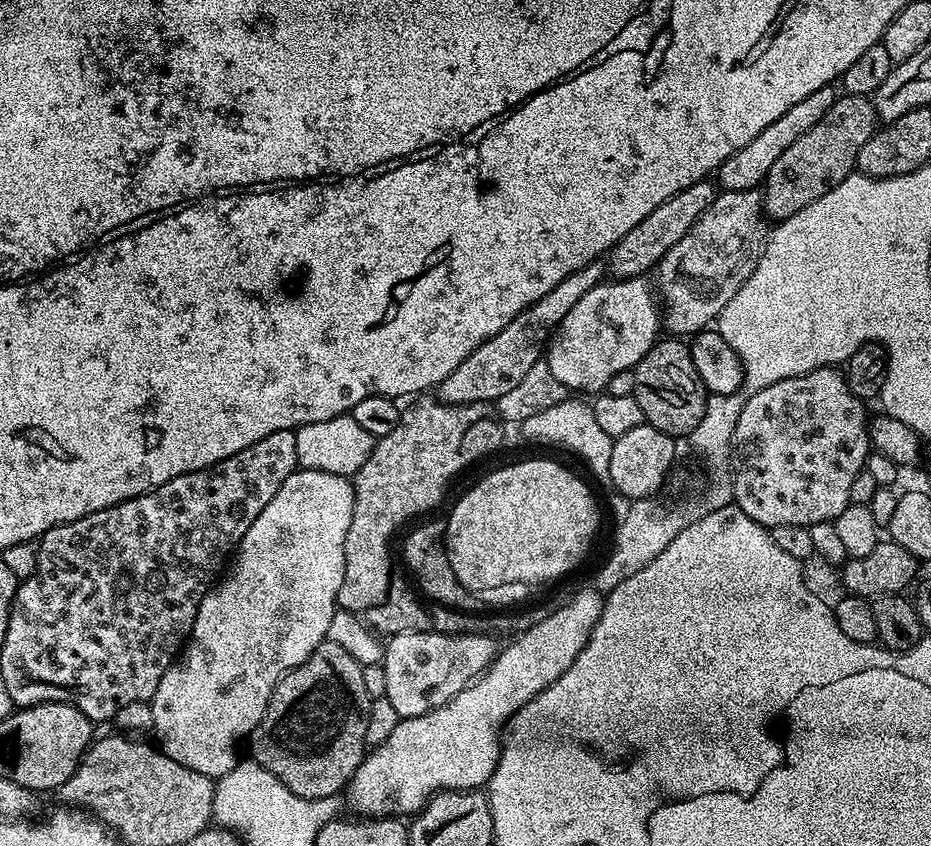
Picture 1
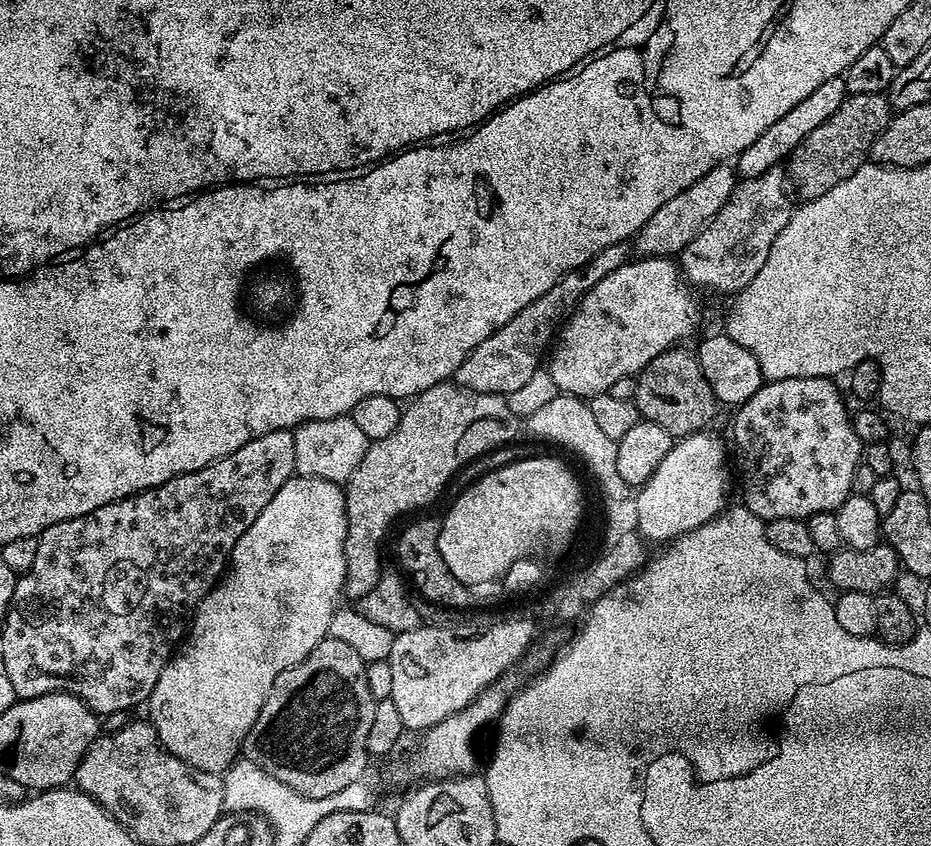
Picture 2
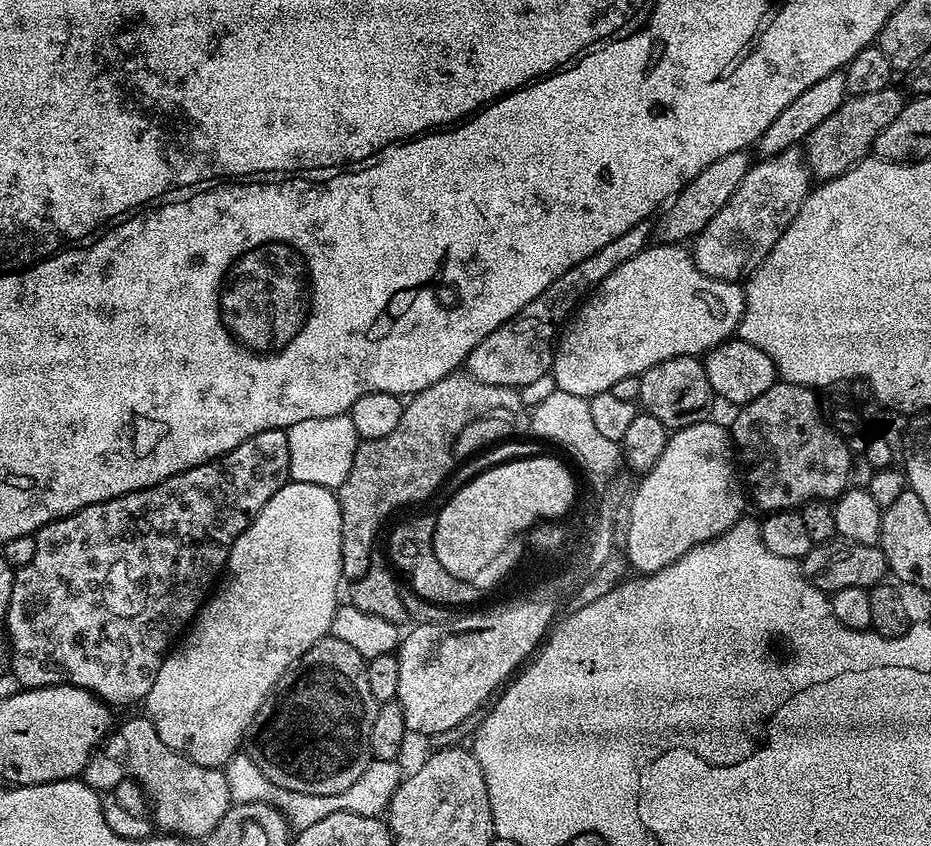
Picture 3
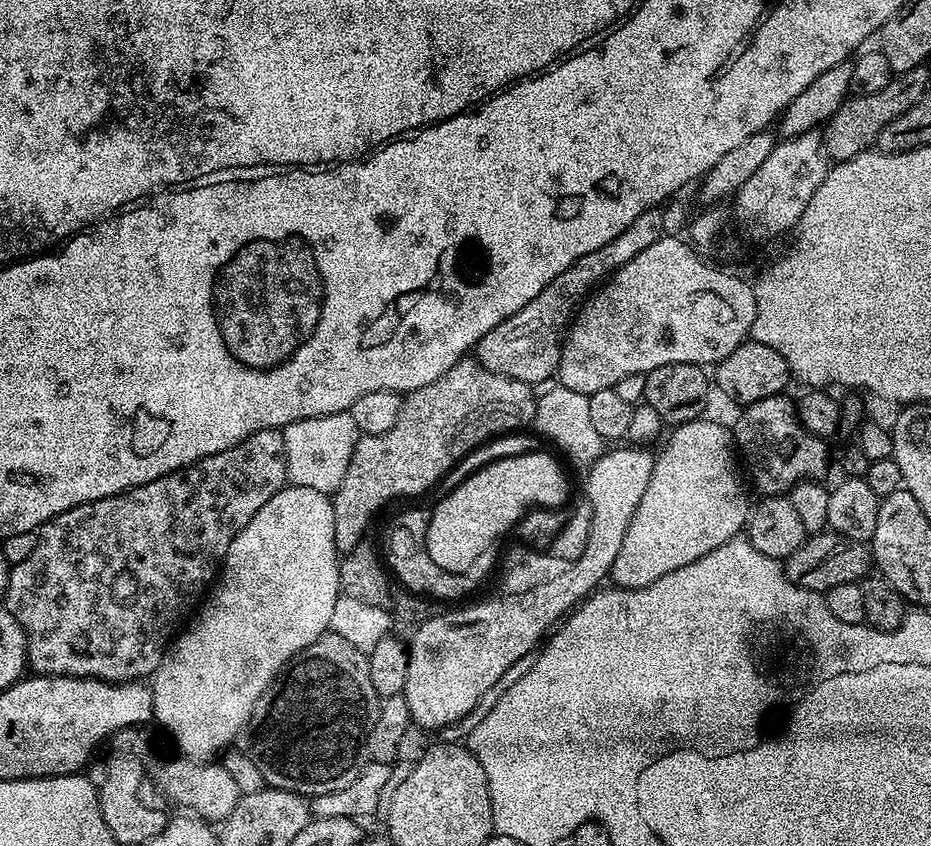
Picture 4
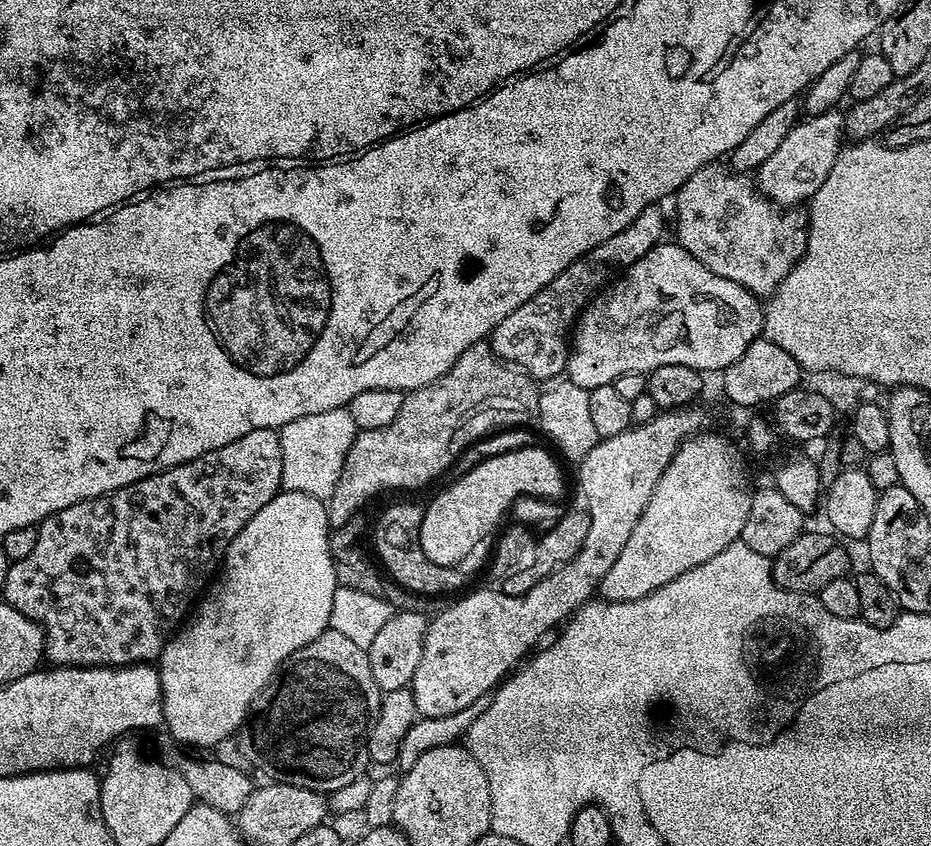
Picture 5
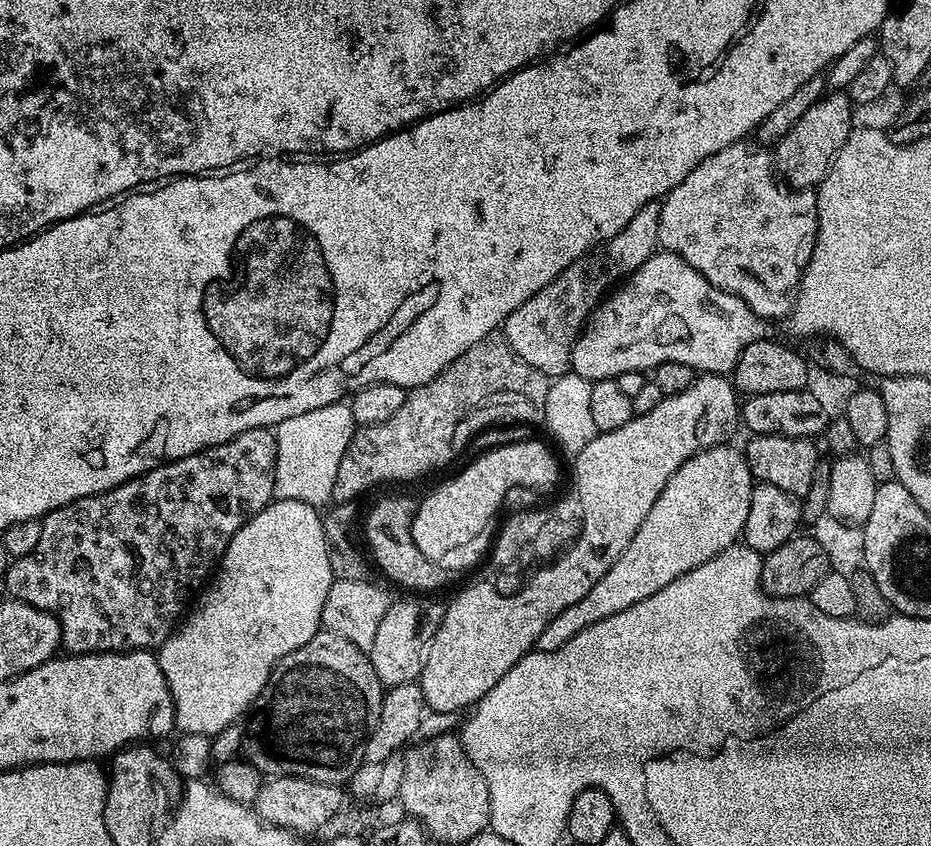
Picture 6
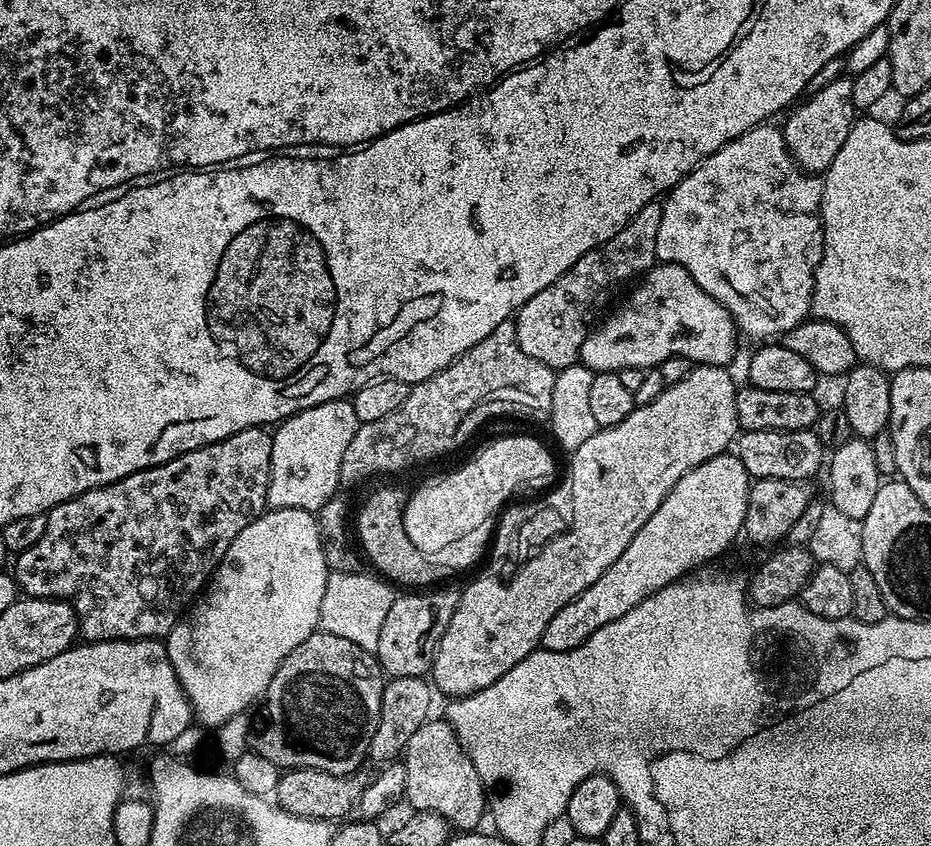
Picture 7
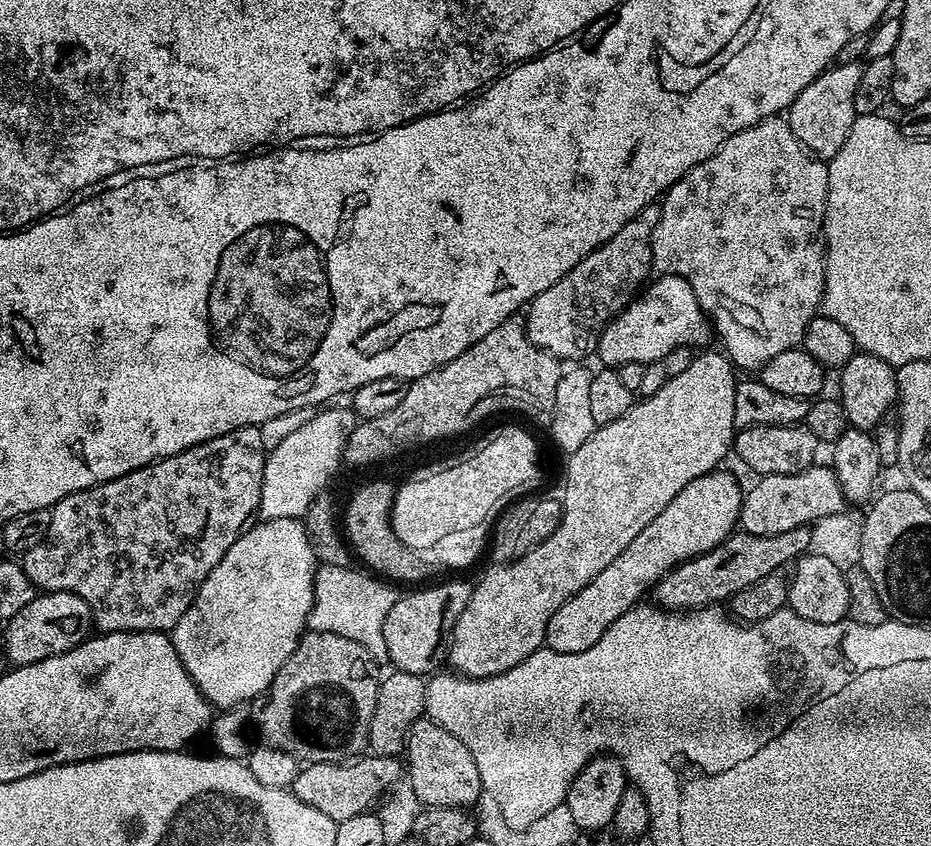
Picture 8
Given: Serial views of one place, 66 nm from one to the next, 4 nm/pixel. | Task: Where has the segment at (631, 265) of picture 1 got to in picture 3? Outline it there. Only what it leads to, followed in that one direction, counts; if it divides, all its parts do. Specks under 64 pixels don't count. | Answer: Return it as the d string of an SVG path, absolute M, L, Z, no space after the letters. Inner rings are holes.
M747 151L735 152L718 158L718 162L710 162L710 166L706 166L706 170L702 170L702 174L698 174L698 178L688 183L680 191L680 195L659 213L660 221L655 221L654 224L655 235L665 244L677 245L695 238L708 225L710 218L714 218L714 214L718 214L718 210L722 210L722 206L730 202L730 194L738 190L738 182L746 178L749 168L754 163L753 157L748 155Z

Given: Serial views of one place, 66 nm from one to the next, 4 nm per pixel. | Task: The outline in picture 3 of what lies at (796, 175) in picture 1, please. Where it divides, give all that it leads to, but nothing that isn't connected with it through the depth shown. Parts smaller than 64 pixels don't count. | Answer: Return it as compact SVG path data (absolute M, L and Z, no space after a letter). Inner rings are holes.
M890 86L874 94L849 96L842 106L838 106L838 110L834 110L834 114L830 114L830 118L826 118L826 122L814 126L808 139L803 141L802 151L808 162L808 170L817 181L833 180L846 174L846 170L859 164L873 151L881 130L890 126L898 114L902 114L906 96L901 92L896 86Z

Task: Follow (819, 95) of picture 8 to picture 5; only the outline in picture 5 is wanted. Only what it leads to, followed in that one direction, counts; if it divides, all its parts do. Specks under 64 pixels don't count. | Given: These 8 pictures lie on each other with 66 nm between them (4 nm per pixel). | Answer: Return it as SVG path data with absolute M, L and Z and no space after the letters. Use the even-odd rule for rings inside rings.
M833 110L800 119L778 145L778 150L774 150L774 155L766 158L755 173L761 194L781 206L800 206L811 201L818 186L826 182L826 174L830 174L830 166L834 166L842 147L840 139L845 136L843 111Z

